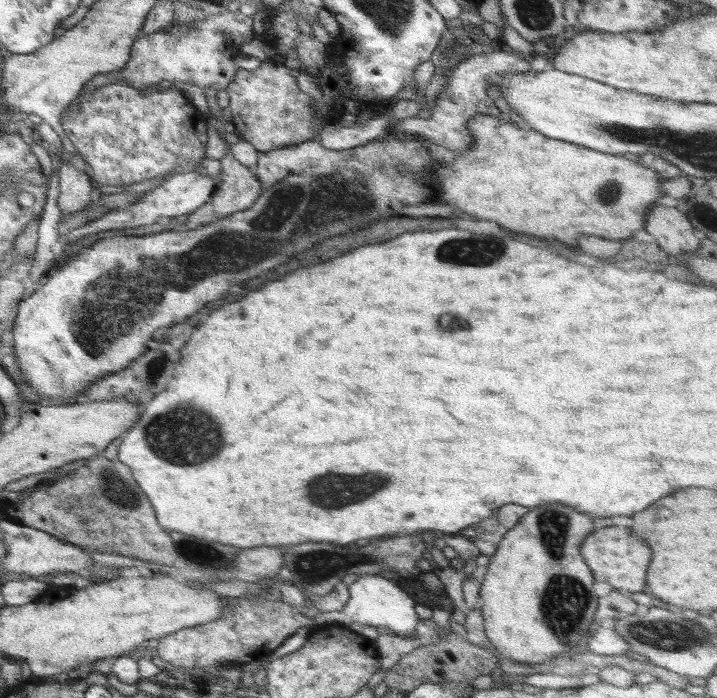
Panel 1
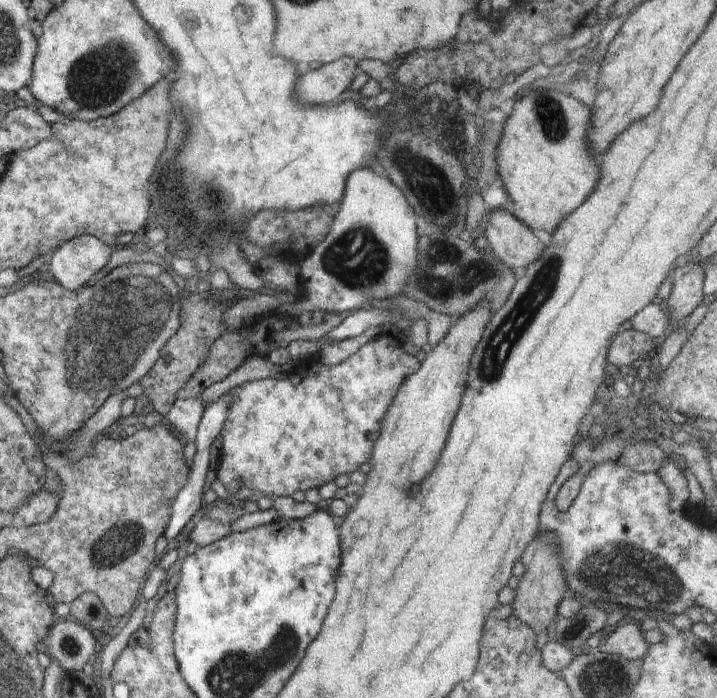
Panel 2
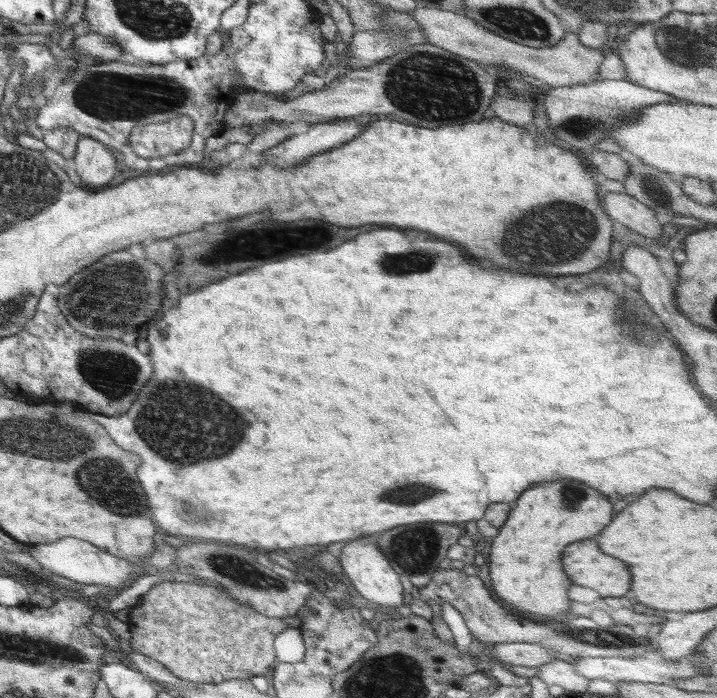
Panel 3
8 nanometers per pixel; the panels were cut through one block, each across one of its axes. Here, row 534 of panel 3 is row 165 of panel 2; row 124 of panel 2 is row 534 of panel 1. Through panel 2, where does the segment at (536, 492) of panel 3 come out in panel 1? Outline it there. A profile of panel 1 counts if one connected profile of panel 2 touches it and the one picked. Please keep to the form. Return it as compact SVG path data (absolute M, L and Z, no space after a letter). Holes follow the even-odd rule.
M564 504L532 508L516 526L504 530L479 590L485 633L494 644L495 653L524 664L542 664L556 656L562 656L562 661L565 661L569 655L578 655L576 644L588 640L599 603L599 596L593 591L596 580L578 552L582 540L594 530L592 515L576 512Z

